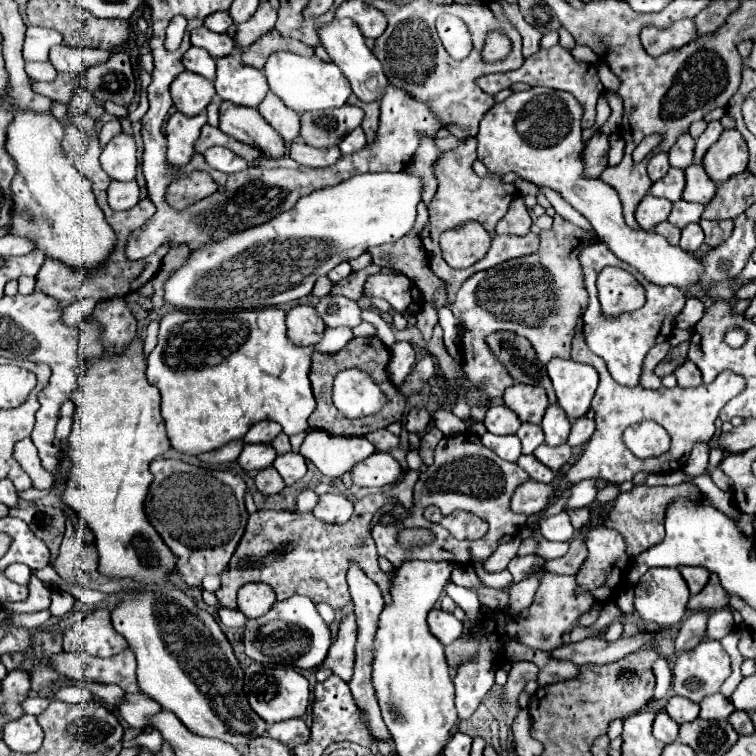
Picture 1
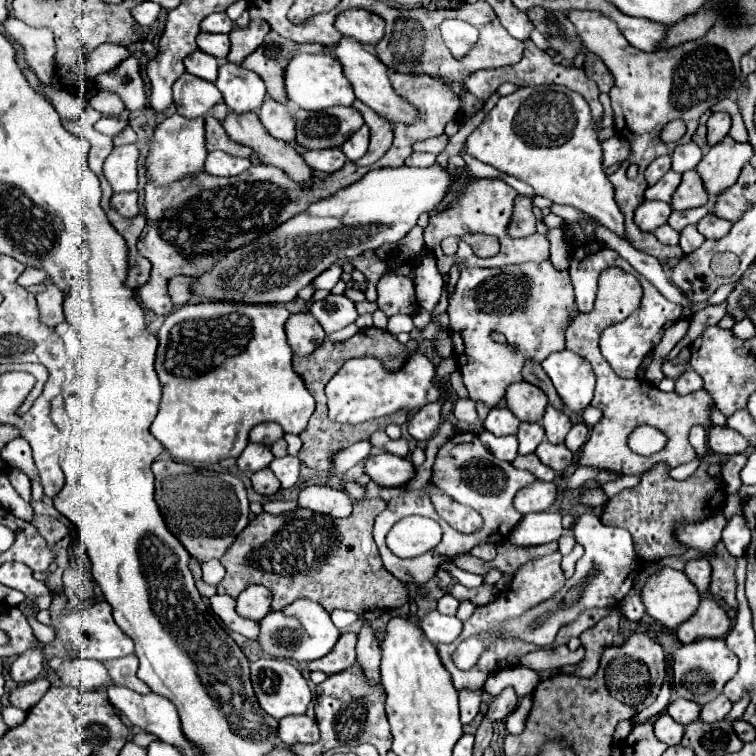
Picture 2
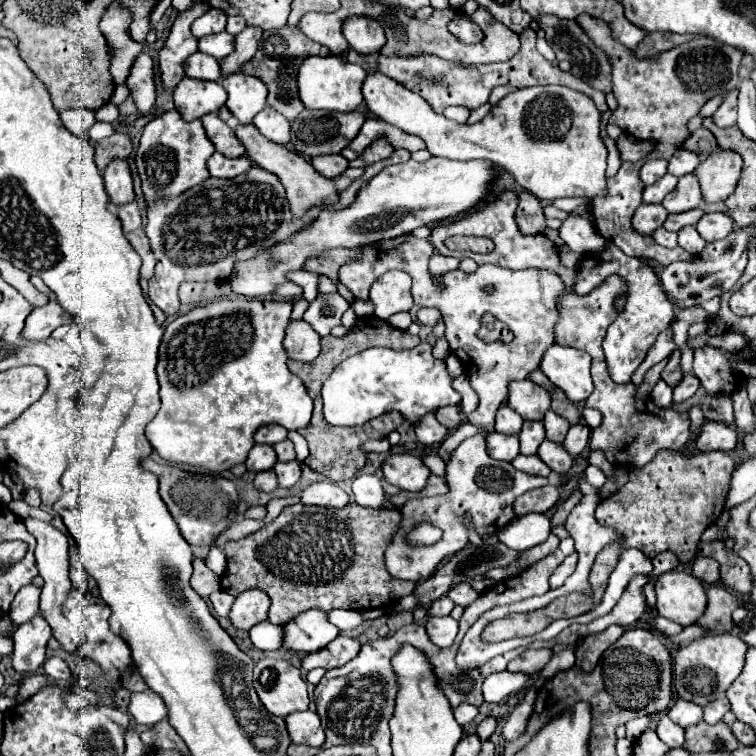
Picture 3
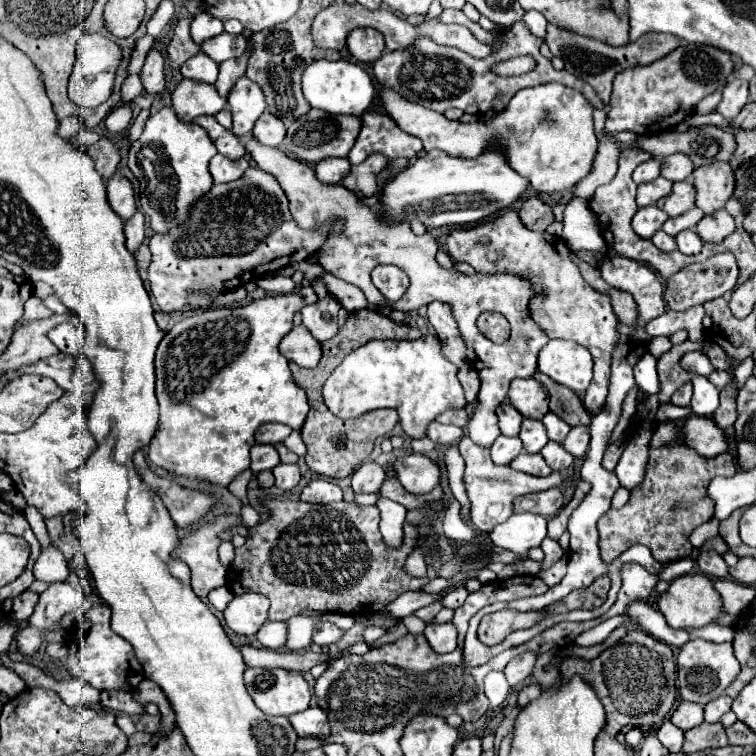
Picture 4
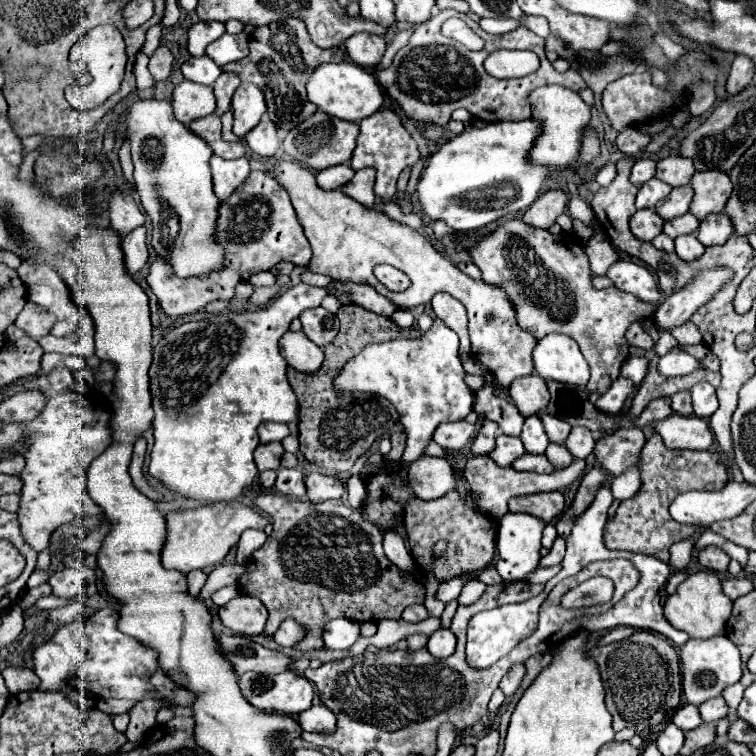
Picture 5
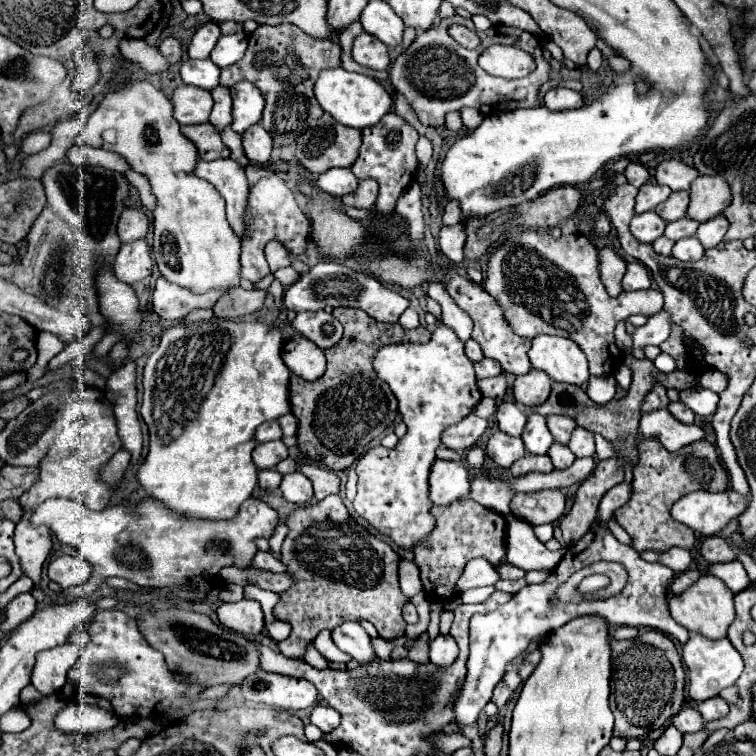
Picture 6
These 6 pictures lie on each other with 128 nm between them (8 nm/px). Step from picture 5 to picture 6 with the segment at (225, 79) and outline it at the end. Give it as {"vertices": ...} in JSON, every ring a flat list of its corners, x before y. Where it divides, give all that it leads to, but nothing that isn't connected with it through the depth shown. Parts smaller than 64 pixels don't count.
{"vertices":[[216,86,212,90,212,96,214,96,214,108,212,108,212,114,210,114,210,122,222,130,224,126,228,126,232,122,232,96,230,96,230,88,226,86]]}

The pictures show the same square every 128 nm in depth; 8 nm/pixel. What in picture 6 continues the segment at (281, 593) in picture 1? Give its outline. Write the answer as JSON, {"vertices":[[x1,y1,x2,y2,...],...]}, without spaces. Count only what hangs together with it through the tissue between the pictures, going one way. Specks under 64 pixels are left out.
{"vertices":[[332,494,322,502,308,504,296,508,284,522,288,526,288,536,282,544,280,562,286,564,286,572,294,578,294,584,280,594,280,602,274,606,274,618,288,622,292,626,292,634,278,642,278,648,288,658,304,658,306,648,322,630,332,630,336,624,346,620,368,620,378,628,382,638,398,638,404,634,404,618,402,606,408,598,400,592,398,586,398,554,380,538,370,534,364,526,360,526,346,510,342,498]]}

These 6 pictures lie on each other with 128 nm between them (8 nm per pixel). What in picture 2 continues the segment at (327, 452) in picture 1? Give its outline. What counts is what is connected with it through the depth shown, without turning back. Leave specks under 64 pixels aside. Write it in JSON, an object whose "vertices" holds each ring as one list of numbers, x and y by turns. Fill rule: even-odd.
{"vertices":[[228,302,184,304,166,316,166,320,158,332,160,344,158,344,158,352,156,352,156,374,162,382,162,402,160,402,158,416,152,422,150,430,164,444,164,448,172,454,172,458,194,467,218,463,218,460,228,458,228,456,238,458,240,452,248,444,248,432,260,422,278,422,284,428,284,432,288,432,288,434,300,434,307,427,310,416,314,412,314,398,306,390,304,380,292,370,294,352,286,342,284,324,286,324,286,316,278,316,278,306,246,306,246,304,228,304],[362,440,362,442,352,444,350,448,344,448,344,450,336,452,334,456,330,456,330,460,332,460,332,472,338,474,338,476,342,476,346,470,350,470,352,466,356,466,364,458,368,458,370,450,372,450,370,442]]}

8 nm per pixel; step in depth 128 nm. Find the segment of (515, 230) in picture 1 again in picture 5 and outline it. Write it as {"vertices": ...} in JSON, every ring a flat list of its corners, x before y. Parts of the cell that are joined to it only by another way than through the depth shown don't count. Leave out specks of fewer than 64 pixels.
{"vertices":[[550,190,542,194,532,206,528,206,522,220,534,228,550,228,554,220,566,210,566,202,568,196,562,190]]}

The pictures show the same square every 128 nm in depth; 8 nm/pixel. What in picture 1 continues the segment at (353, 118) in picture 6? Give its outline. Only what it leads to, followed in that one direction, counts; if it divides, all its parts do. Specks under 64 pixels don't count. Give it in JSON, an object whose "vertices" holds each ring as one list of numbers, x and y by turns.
{"vertices":[[274,52,266,64,264,74,268,78,270,92,274,92,288,108,302,114,308,110,326,110,344,106,348,96,352,94,350,84,344,74,340,74,340,68,332,62,322,62,320,58,304,58,292,52]]}

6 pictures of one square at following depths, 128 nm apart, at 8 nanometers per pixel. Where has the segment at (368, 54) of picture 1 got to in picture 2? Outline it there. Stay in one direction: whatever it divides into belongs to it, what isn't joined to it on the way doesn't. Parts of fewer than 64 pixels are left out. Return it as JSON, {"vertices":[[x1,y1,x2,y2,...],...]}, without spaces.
{"vertices":[[342,36,340,42,334,46,334,54,342,64,346,78,352,82,354,94,360,102,364,102,366,106,370,106,372,110,376,110,380,116,388,118,390,122,412,122,416,118,416,110,404,100,400,100,400,96,394,94,390,80,388,80,388,68,374,54,366,52,364,46,356,38]]}

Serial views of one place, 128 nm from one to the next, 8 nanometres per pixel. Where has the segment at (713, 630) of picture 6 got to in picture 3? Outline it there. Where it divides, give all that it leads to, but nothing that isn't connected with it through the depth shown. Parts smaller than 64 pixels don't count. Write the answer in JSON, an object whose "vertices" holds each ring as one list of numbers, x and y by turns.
{"vertices":[[672,570,658,576,654,590,658,598,658,616,664,616,682,626,690,626,704,612,706,588,686,570]]}

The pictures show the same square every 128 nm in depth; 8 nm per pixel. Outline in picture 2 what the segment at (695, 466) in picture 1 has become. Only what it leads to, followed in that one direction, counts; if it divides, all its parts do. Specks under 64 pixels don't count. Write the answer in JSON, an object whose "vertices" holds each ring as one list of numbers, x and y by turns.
{"vertices":[[700,426,692,428,692,432,690,432,690,444,692,444,692,448,696,450,696,454,698,454,700,458,704,458,704,456,708,454,708,444,706,444,706,430,704,430,704,428,700,428]]}

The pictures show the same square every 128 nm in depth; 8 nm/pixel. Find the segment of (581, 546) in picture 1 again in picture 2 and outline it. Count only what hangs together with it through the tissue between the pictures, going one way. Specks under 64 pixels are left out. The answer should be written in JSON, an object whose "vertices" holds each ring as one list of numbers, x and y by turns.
{"vertices":[[576,544,574,550,562,558,562,572,564,572,566,578,572,576,572,572,574,572,574,564,576,564,576,560,580,558,580,554,582,554,582,548,580,548,580,544]]}

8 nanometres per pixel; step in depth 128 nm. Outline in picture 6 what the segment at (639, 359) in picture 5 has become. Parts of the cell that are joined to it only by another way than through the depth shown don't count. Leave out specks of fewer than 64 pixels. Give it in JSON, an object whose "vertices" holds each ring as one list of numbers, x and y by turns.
{"vertices":[[622,364,622,366,618,368,618,372,614,374,614,378,616,378,616,382,618,382,622,388,628,388,628,386,632,384,632,368,630,368,628,364]]}

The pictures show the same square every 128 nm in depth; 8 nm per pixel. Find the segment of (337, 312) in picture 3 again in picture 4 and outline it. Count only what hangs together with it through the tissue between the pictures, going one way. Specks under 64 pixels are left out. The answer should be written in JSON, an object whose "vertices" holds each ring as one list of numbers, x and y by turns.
{"vertices":[[328,294,326,298,322,298,310,306,304,306,300,310,302,322,318,342,326,342,338,332,336,318,338,318,340,308,342,308,340,302,332,294]]}

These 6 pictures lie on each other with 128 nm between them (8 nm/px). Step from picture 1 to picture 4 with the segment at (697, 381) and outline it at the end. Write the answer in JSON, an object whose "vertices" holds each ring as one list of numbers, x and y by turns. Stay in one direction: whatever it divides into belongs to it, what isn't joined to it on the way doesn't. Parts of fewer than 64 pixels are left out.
{"vertices":[[688,382,688,384,684,384,684,386,680,386,674,394,672,394,672,404,676,404,676,406,688,406,690,404,690,398,692,398,692,384]]}

